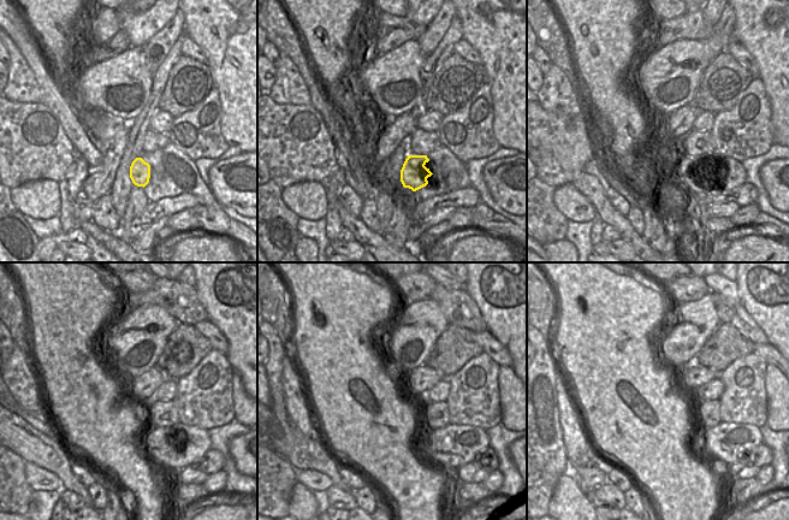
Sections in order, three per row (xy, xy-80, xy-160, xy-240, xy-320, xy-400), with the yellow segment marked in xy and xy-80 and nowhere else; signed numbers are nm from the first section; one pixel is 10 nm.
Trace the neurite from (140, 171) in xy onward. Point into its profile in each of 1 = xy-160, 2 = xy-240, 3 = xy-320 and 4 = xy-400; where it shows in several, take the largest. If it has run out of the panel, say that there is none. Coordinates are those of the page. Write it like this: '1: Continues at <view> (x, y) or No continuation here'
1: Continues at xy-160 (686, 171)
2: Continues at xy-240 (161, 444)
3: Continues at xy-320 (451, 447)
4: Continues at xy-400 (721, 444)

